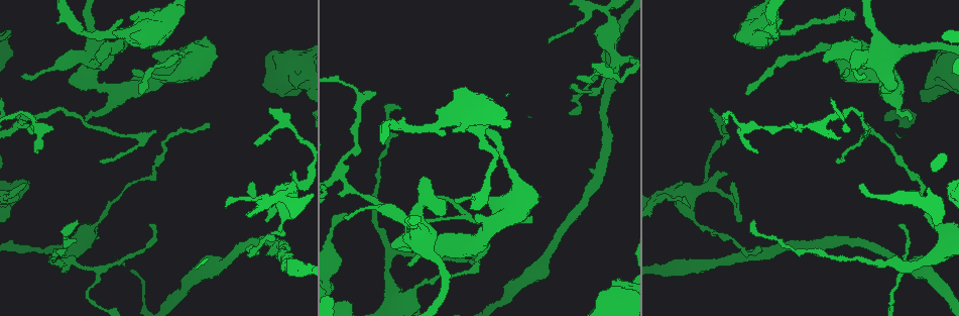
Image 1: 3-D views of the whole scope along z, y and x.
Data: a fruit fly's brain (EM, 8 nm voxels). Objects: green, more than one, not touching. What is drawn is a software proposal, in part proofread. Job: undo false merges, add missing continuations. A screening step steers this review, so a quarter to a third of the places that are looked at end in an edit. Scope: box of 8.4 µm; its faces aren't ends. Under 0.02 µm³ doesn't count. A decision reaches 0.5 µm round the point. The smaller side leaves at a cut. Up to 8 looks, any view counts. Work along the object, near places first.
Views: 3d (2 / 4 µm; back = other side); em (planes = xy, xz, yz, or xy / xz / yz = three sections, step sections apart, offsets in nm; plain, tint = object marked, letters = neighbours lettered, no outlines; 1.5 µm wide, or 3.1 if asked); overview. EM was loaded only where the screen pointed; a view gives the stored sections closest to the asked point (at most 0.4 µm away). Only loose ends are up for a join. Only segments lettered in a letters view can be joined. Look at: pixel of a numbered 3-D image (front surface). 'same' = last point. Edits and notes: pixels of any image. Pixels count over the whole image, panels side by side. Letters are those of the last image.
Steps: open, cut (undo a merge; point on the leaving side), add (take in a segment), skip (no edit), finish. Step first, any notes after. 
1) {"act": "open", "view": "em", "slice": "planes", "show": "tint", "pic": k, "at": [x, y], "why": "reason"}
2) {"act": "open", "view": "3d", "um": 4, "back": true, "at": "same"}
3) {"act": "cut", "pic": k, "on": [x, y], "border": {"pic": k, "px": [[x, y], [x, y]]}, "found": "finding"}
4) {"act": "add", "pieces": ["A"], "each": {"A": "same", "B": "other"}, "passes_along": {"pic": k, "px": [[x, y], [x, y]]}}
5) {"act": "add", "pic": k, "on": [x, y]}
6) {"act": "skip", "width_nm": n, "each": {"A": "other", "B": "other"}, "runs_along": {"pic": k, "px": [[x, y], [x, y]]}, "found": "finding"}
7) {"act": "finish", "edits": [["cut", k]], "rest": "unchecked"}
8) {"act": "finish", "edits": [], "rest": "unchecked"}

{"act": "open", "view": "3d", "um": 4, "pic": 1, "at": [852, 76], "why": "sharp bend"}

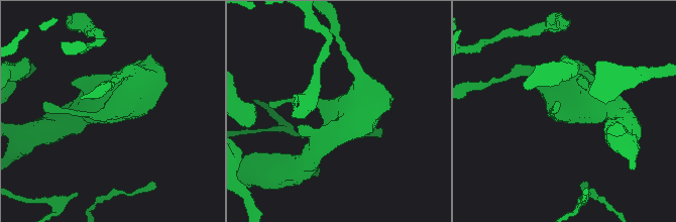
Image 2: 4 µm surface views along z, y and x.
{"act": "open", "view": "em", "slice": "xz", "step": 4, "show": "letters", "pic": 2, "at": [102, 112], "why": "now the EM"}

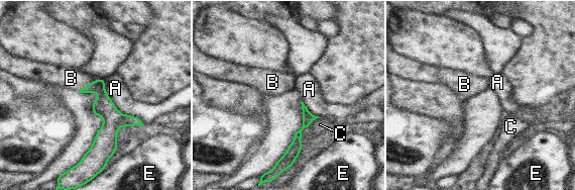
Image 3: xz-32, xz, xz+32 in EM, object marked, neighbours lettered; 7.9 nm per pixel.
{"act": "skip", "width_nm": 140, "each": {"A": "other", "B": "other", "C": "other", "E": "other"}, "border": {"pic": 3, "px": [[104, 79], [115, 107], [143, 124]]}, "found": "continuous, no second cell"}

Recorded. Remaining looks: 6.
{"act": "open", "view": "3d", "um": 2, "back": true, "pic": 1, "at": [422, 178]}

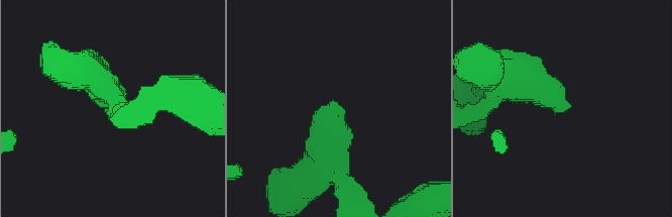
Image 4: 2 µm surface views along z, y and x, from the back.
{"act": "open", "view": "em", "slice": "planes", "show": "plain", "pic": 4, "at": [562, 112]}

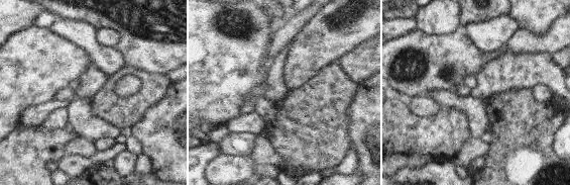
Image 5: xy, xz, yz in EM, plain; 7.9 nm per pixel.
{"act": "open", "view": "em", "slice": "planes", "show": "letters", "at": "same"}

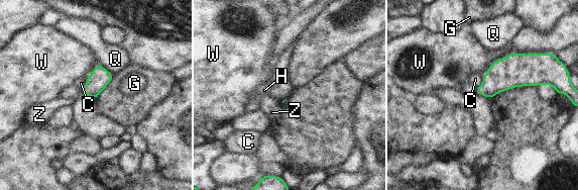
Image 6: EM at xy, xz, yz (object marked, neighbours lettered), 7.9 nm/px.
{"act": "skip", "each": {"C": "other", "G": "other", "H": "other", "Q": "other", "W": "other", "Z": "other"}, "border": {"pic": 6, "px": [[477, 87], [475, 92]]}, "found": "none of them fits"}

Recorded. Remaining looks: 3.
{"act": "open", "view": "em", "slice": "planes", "show": "tint", "pic": 1, "at": [757, 151], "why": "thin end"}

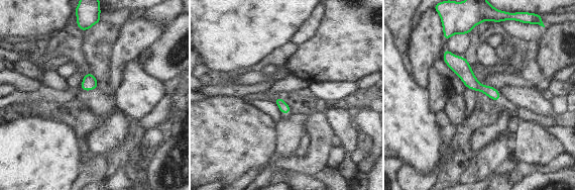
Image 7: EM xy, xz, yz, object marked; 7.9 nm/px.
{"act": "open", "view": "em", "slice": "planes", "show": "letters", "at": "same"}

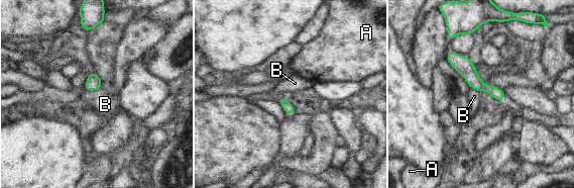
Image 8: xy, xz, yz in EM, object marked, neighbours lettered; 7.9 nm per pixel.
{"act": "skip", "width_nm": 80, "each": {"A": "other", "B": "other"}, "runs_along": {"pic": 8, "px": [[452, 60], [501, 98]]}, "found": "no lettered segment goes on from it"}

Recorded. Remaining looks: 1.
{"act": "finish", "edits": [], "rest": "unchecked"}

